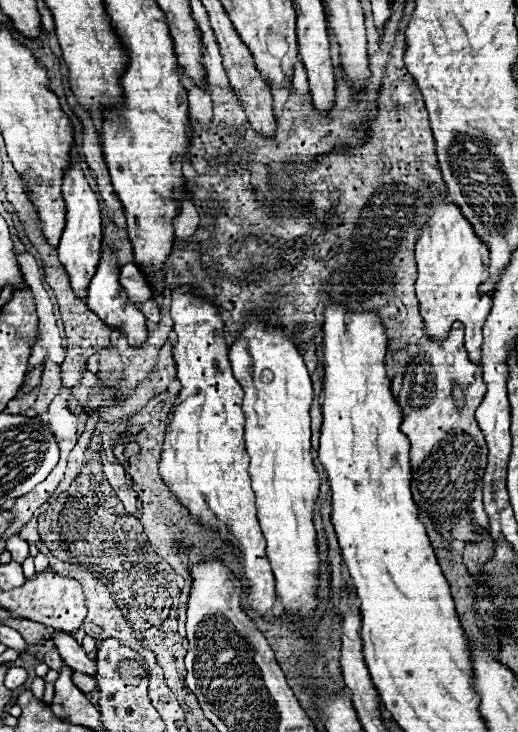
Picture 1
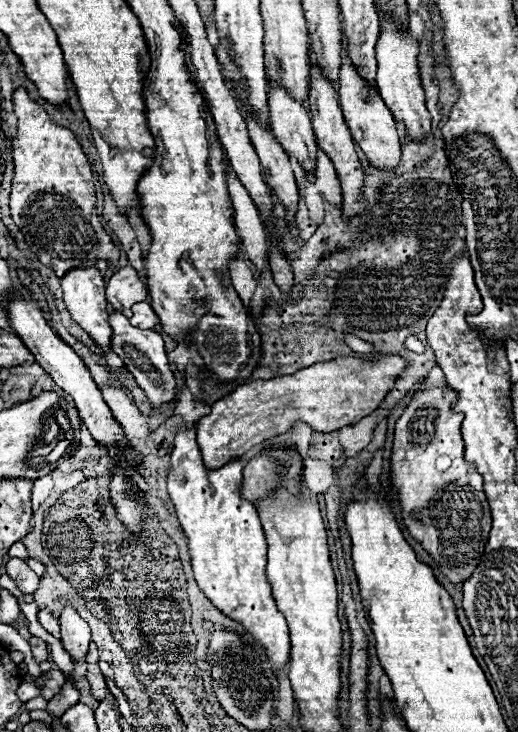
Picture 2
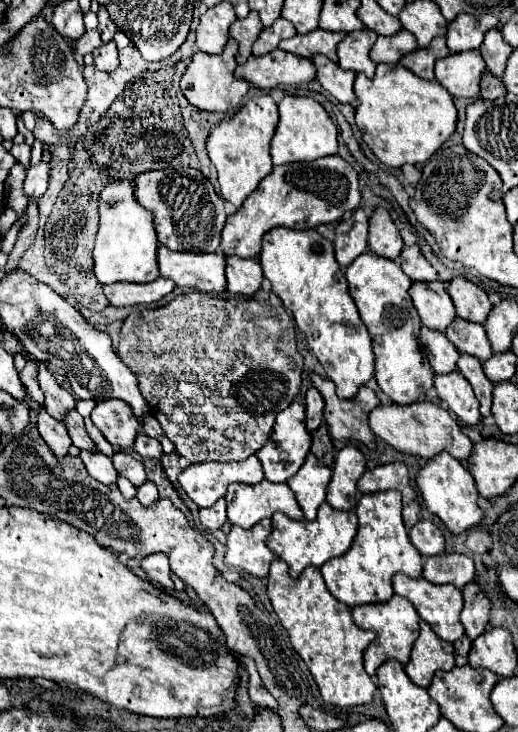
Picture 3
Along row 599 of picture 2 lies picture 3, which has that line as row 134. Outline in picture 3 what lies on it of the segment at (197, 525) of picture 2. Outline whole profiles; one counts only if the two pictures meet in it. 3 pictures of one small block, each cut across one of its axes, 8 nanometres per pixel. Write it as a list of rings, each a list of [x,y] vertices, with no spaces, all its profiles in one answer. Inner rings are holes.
[[[256,96],[250,98],[232,118],[222,120],[216,124],[206,140],[206,150],[216,166],[218,182],[222,198],[232,202],[236,208],[242,206],[246,196],[258,186],[258,182],[270,174],[272,160],[270,160],[270,138],[274,136],[278,122],[278,106],[272,96]]]

